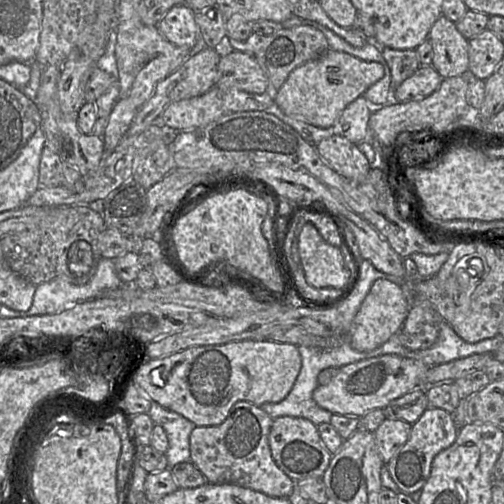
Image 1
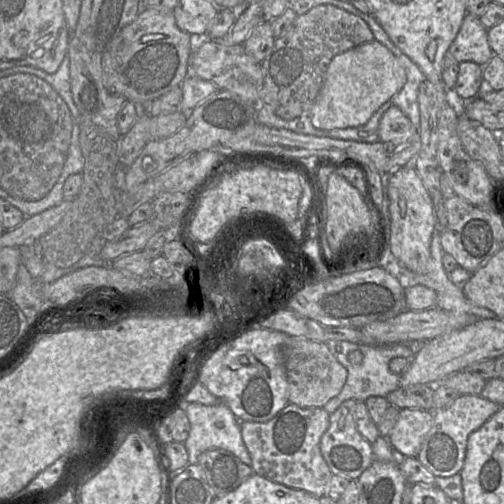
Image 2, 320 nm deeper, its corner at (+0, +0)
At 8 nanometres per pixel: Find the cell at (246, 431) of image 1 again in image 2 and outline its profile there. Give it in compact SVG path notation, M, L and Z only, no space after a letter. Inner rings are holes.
M288 403L276 416L266 422L240 421L243 442L250 454L254 474L289 488L310 493L318 498L324 496L325 489L333 476L320 451L320 440L329 427L330 414L320 408L303 408Z

